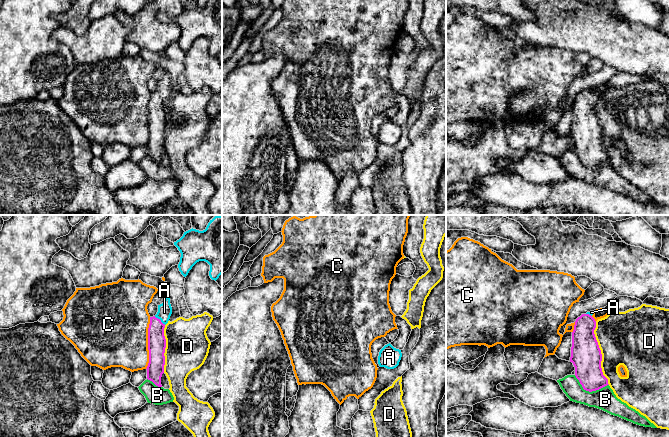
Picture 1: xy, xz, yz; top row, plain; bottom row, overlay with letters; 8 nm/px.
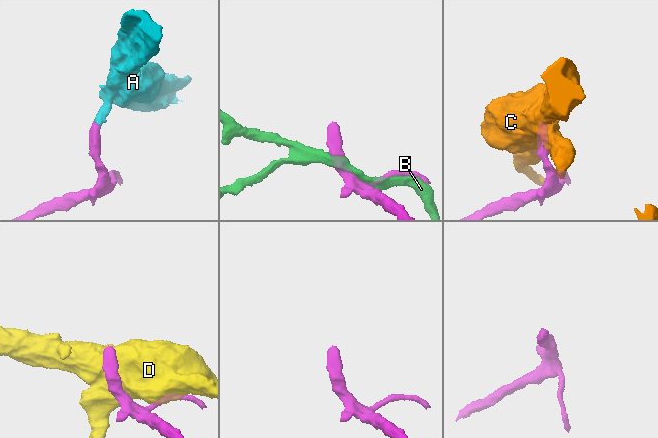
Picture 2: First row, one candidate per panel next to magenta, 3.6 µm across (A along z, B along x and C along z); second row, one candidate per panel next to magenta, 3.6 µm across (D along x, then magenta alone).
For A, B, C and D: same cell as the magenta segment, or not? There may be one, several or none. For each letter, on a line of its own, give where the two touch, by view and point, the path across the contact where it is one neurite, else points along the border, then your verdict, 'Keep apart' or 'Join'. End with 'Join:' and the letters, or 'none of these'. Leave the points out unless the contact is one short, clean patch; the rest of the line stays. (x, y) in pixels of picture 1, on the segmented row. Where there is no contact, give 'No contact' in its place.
A: Touches magenta at xy (160, 320). Path across: xy (156, 340), (156, 326), (160, 320), (164, 312). Join
B: Touches magenta at yz (589, 391). Keep apart
C: Touches magenta at xy (148, 343). Keep apart
D: Touches magenta at yz (600, 353). Keep apart
Join: A

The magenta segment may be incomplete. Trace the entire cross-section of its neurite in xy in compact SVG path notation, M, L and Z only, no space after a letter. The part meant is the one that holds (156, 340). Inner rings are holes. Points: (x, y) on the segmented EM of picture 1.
M166 296L164 302L158 305L158 312L150 317L148 328L149 363L147 366L147 379L156 386L162 387L161 377L164 373L166 339L164 328L172 314L170 298Z

